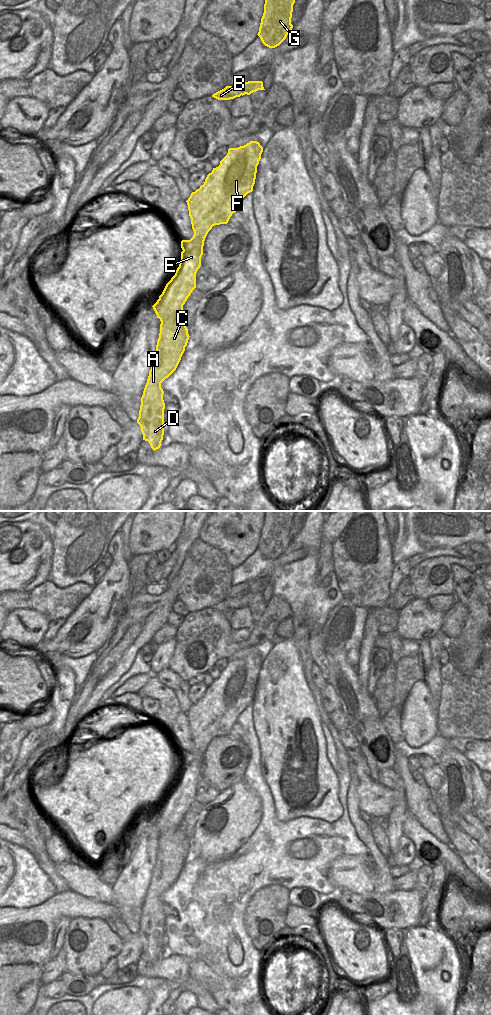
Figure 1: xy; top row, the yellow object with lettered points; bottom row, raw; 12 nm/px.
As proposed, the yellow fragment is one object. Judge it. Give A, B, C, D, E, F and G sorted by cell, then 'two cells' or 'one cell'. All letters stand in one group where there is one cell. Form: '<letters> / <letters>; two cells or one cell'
A C D E F G / B; two cells

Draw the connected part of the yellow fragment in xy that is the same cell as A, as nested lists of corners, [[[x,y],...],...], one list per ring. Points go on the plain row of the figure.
[[[250,653],[238,660],[229,660],[220,677],[213,680],[203,697],[188,710],[187,717],[194,747],[190,752],[181,753],[181,772],[175,787],[166,796],[157,814],[152,818],[157,830],[160,831],[160,845],[157,852],[155,867],[143,907],[137,935],[141,939],[143,952],[148,953],[155,963],[162,957],[164,947],[164,903],[161,895],[177,880],[189,852],[188,841],[183,832],[183,817],[196,800],[196,785],[201,778],[203,758],[208,744],[215,737],[227,736],[233,725],[237,723],[240,713],[253,703],[257,678],[261,671],[263,659],[257,653]]]

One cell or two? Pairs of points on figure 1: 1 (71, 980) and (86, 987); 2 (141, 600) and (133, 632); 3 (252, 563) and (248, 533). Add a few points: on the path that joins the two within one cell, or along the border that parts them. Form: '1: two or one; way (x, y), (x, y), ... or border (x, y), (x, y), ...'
1: one; way (75, 984), (82, 985)
2: two; border (143, 620), (132, 625)
3: two; border (257, 547), (233, 569)

